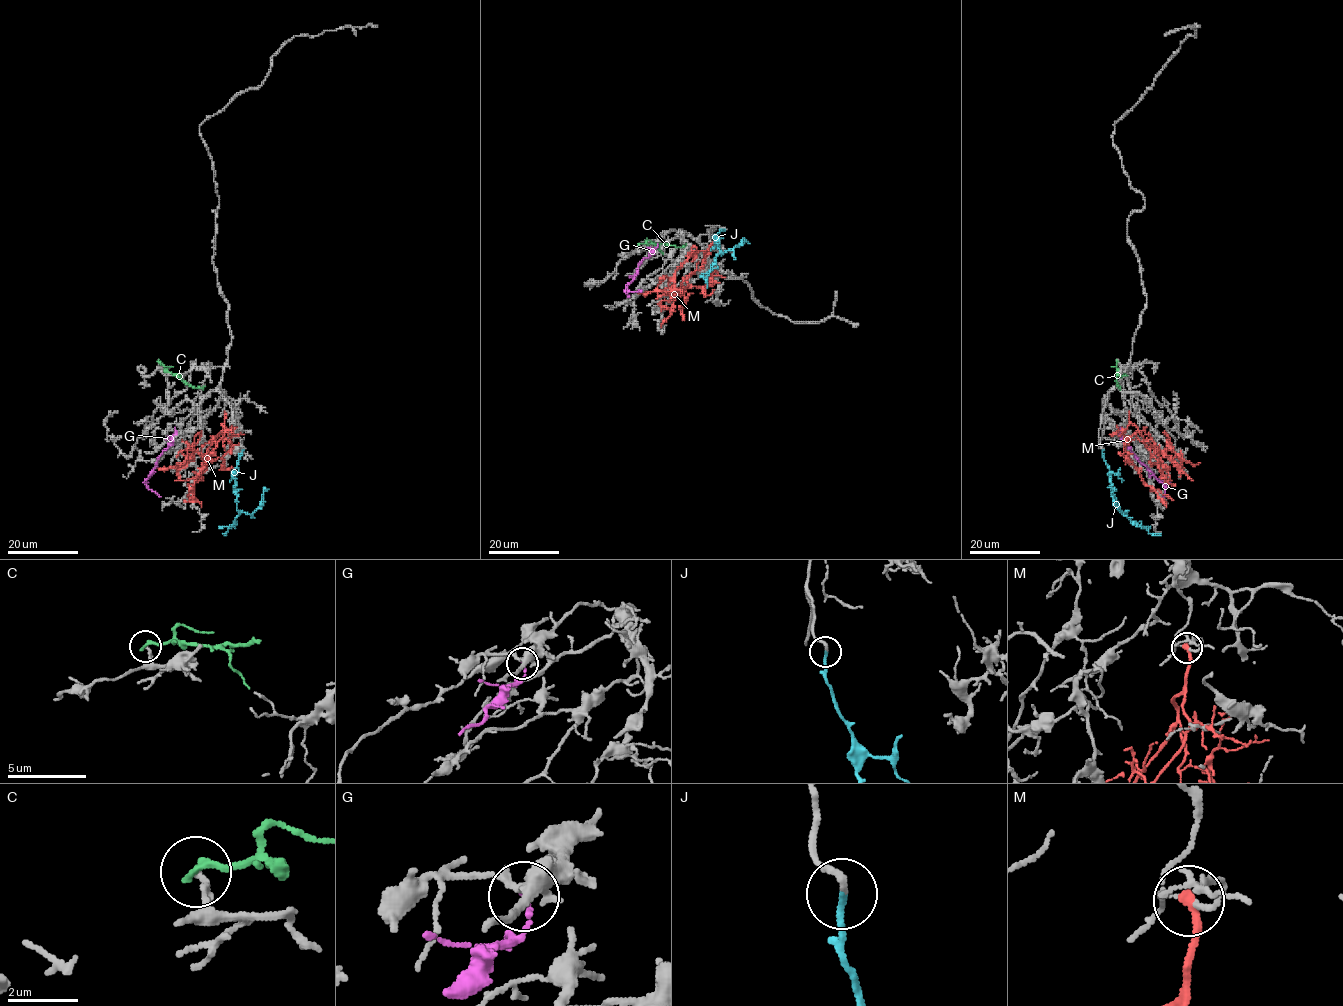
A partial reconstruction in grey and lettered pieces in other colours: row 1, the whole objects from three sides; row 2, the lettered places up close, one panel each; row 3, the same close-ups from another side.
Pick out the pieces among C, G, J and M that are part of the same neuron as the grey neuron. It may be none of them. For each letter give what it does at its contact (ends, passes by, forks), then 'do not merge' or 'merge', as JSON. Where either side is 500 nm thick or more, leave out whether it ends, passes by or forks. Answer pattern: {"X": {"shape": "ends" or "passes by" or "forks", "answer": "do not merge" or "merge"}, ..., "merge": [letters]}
{"C": {"shape": "ends", "answer": "do not merge"}, "G": {"shape": "ends", "answer": "do not merge"}, "J": {"shape": "ends", "answer": "merge"}, "M": {"shape": "ends", "answer": "do not merge"}, "merge": ["J"]}

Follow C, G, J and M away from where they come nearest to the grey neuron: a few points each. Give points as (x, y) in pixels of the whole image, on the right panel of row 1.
C: (1117, 362), (1117, 383), (1120, 387), (1117, 386)
G: (1116, 431), (1137, 459), (1161, 481), (1165, 488), (1162, 497)
J: (1103, 450), (1118, 506), (1132, 522), (1150, 533), (1160, 534)
M: (1129, 413), (1129, 421), (1143, 438), (1167, 480), (1168, 473), (1150, 460), (1152, 453), (1159, 450)

